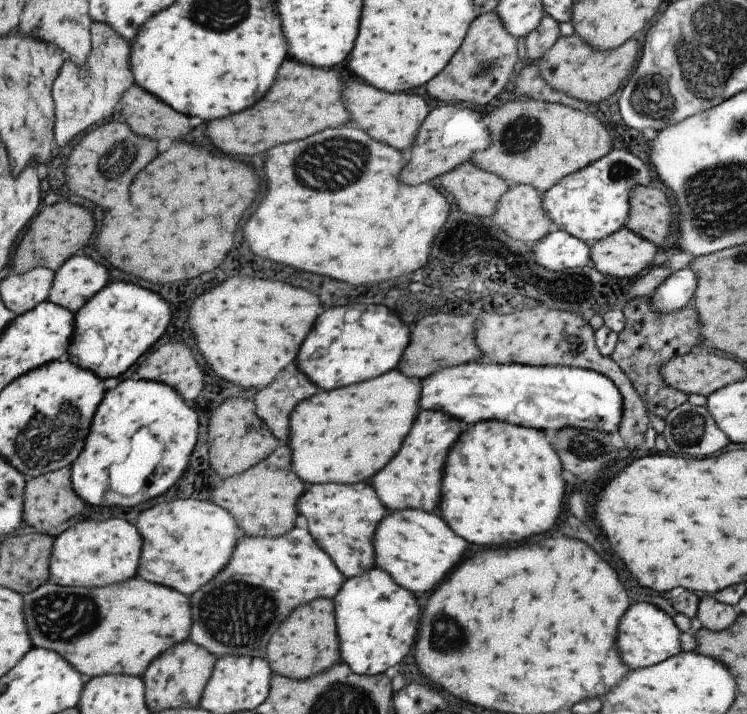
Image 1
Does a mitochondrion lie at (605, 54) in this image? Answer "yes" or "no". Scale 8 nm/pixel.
no

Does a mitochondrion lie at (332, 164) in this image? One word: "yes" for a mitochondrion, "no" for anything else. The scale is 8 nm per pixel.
yes

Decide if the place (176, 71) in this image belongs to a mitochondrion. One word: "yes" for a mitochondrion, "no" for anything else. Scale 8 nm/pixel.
no

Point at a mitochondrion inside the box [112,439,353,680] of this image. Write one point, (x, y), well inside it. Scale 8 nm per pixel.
(228, 624)

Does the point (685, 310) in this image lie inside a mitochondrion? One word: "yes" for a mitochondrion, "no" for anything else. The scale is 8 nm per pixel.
no

